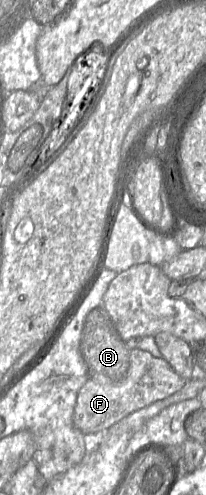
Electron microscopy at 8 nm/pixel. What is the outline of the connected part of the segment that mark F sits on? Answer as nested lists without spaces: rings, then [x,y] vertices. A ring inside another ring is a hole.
[[[132,348],[130,365],[123,380],[114,383],[100,383],[89,378],[80,389],[73,414],[74,425],[91,443],[123,418],[175,394],[187,382],[163,357],[157,358],[147,351]]]

